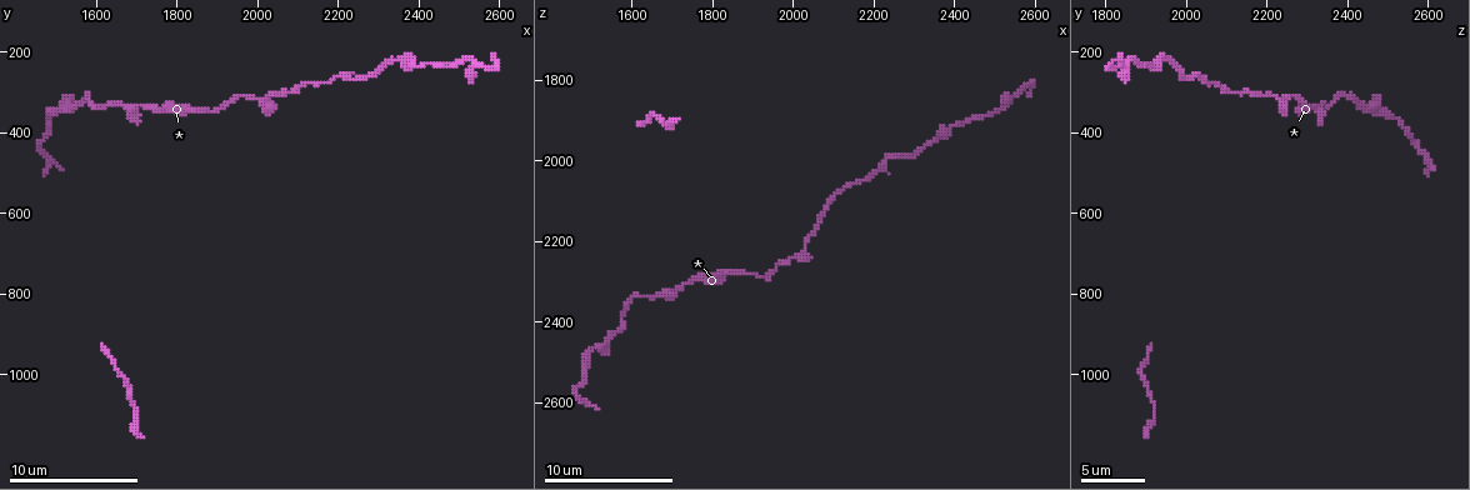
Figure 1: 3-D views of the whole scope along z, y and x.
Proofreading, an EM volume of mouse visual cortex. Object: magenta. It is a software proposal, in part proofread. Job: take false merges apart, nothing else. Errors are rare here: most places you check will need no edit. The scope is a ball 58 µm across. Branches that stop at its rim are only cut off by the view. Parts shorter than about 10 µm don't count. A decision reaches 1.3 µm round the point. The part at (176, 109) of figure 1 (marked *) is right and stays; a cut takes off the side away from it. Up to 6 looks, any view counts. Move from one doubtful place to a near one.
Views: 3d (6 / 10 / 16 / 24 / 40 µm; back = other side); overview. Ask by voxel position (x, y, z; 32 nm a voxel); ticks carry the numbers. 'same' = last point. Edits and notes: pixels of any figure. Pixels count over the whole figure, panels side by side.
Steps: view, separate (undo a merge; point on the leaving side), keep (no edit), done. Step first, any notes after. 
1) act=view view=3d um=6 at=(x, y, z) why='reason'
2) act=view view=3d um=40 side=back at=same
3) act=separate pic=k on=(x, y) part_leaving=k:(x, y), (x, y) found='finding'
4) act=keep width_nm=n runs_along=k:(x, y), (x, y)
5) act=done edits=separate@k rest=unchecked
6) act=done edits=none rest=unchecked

act=view view=3d um=6 at=(1915, 335, 2290) why='calibre changes'

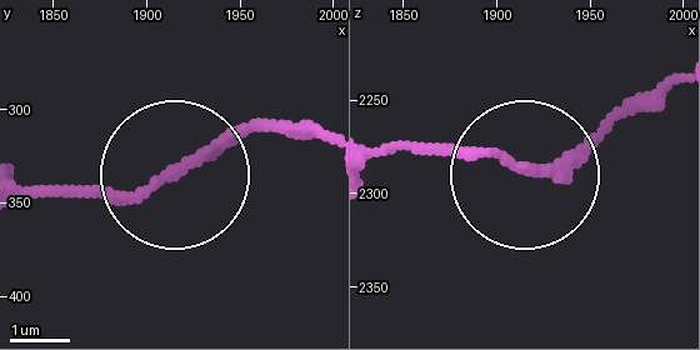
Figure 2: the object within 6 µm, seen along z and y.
act=keep runs_along=2:(31, 184), (135, 199), (280, 124) found='all the same neuron'

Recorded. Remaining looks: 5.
act=view view=3d um=6 at=(1680, 345, 2340) why='branch point'

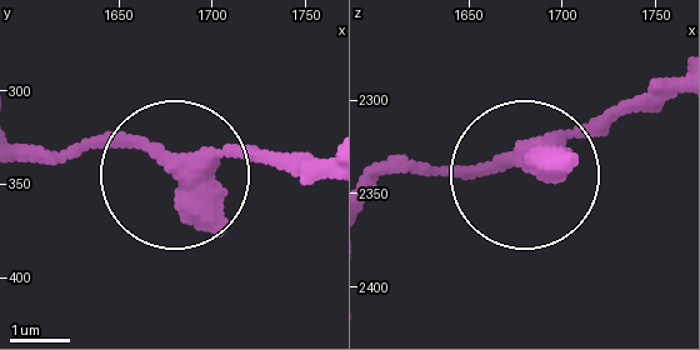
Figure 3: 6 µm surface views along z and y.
act=keep arms=3 runs_along=3:(670, 93), (506, 168), (376, 168) found='one neuron here'

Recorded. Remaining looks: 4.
act=view view=3d um=6 at=(2025, 310, 2215) why='sudden change in width'

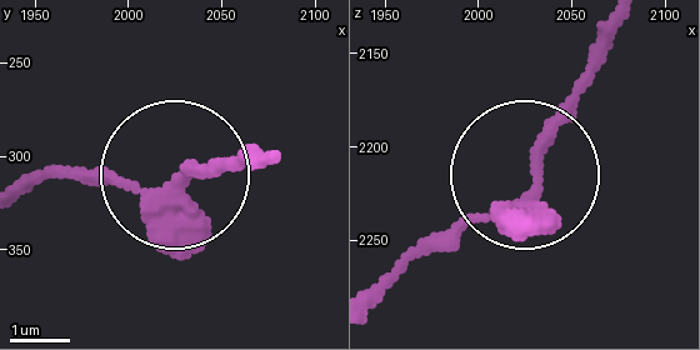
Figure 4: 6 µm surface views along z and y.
act=view view=3d um=6 side=back at=(2030, 308, 2216) why='other side'

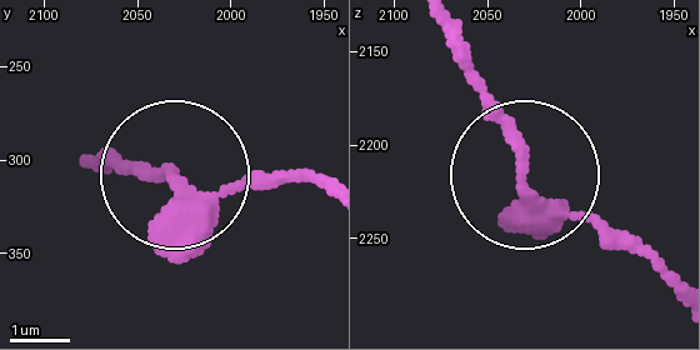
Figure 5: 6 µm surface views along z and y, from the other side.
act=keep runs_along=5:(324, 189), (294, 175), (204, 189), (90, 160) found='all the same neuron'

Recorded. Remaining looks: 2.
act=done edits=none rest=unchecked

